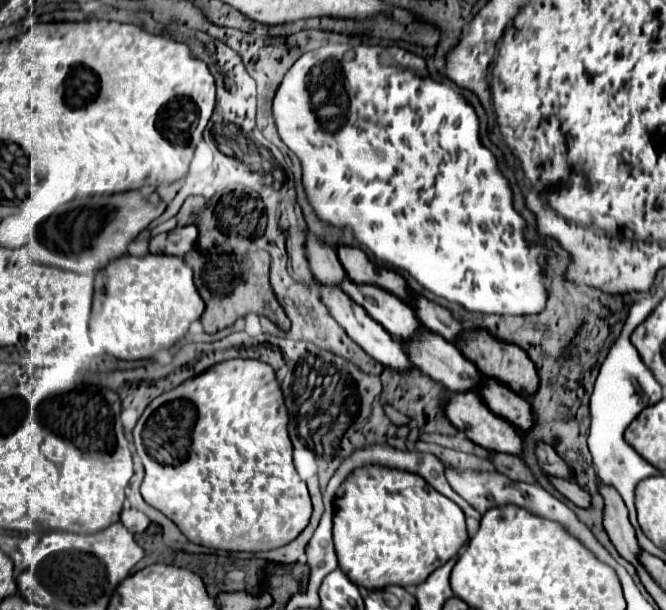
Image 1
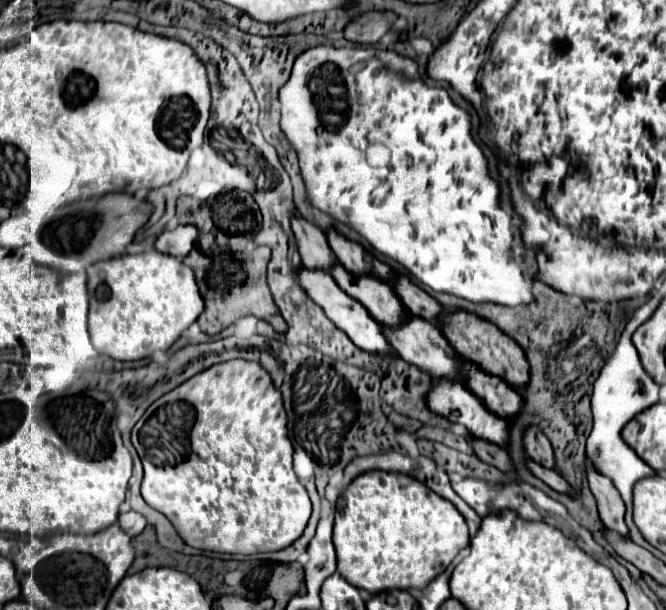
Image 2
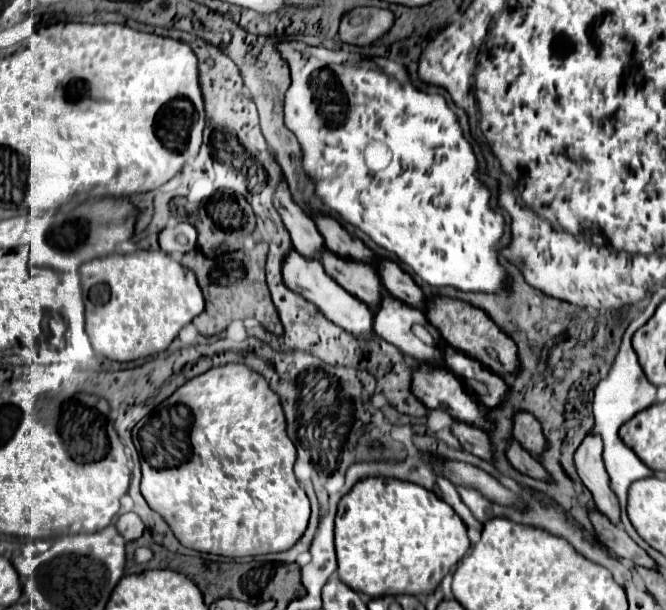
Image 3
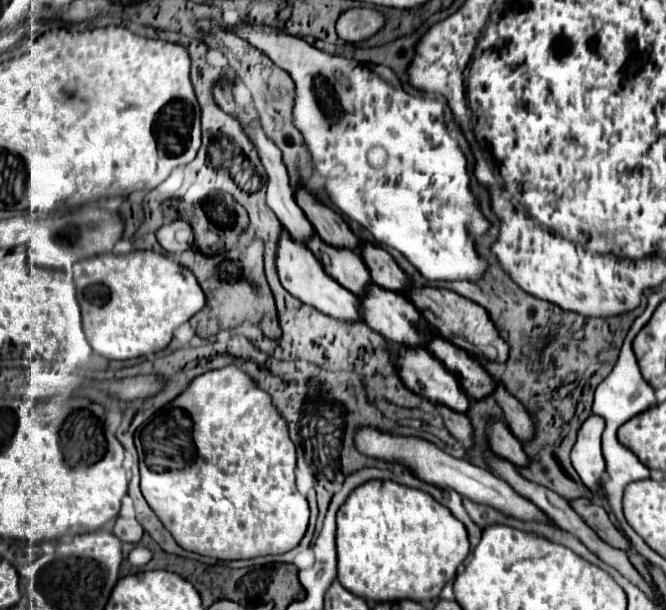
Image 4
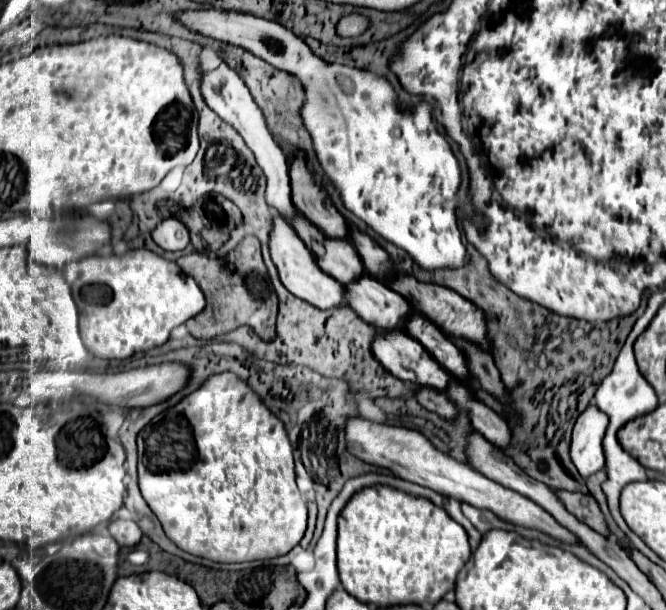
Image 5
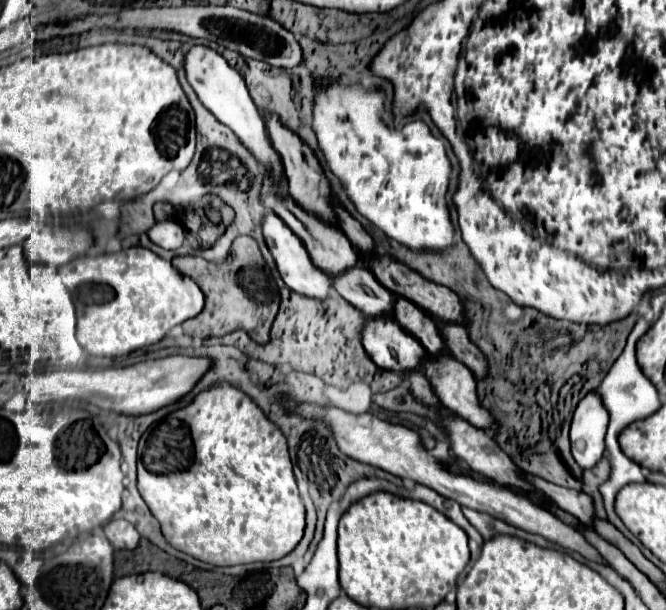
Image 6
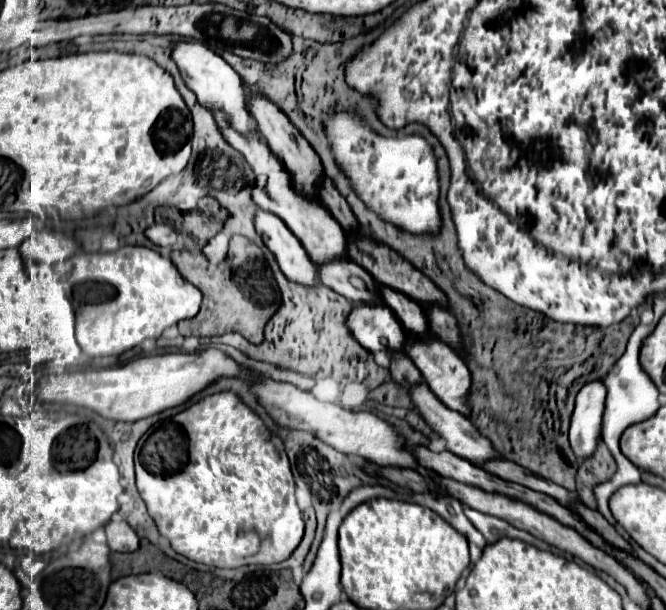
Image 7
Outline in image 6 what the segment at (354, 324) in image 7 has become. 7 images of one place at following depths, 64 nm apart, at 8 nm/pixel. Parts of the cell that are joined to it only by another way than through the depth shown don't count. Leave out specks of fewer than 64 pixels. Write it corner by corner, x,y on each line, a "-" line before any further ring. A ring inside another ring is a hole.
372,318
372,320
366,320
360,334
362,334
364,350
370,354
370,358
380,368
406,372
406,370
412,370
412,368
422,368
422,360
428,356
424,346
420,346
420,342
416,342
416,338
406,334
402,330
402,326
396,322
396,318

